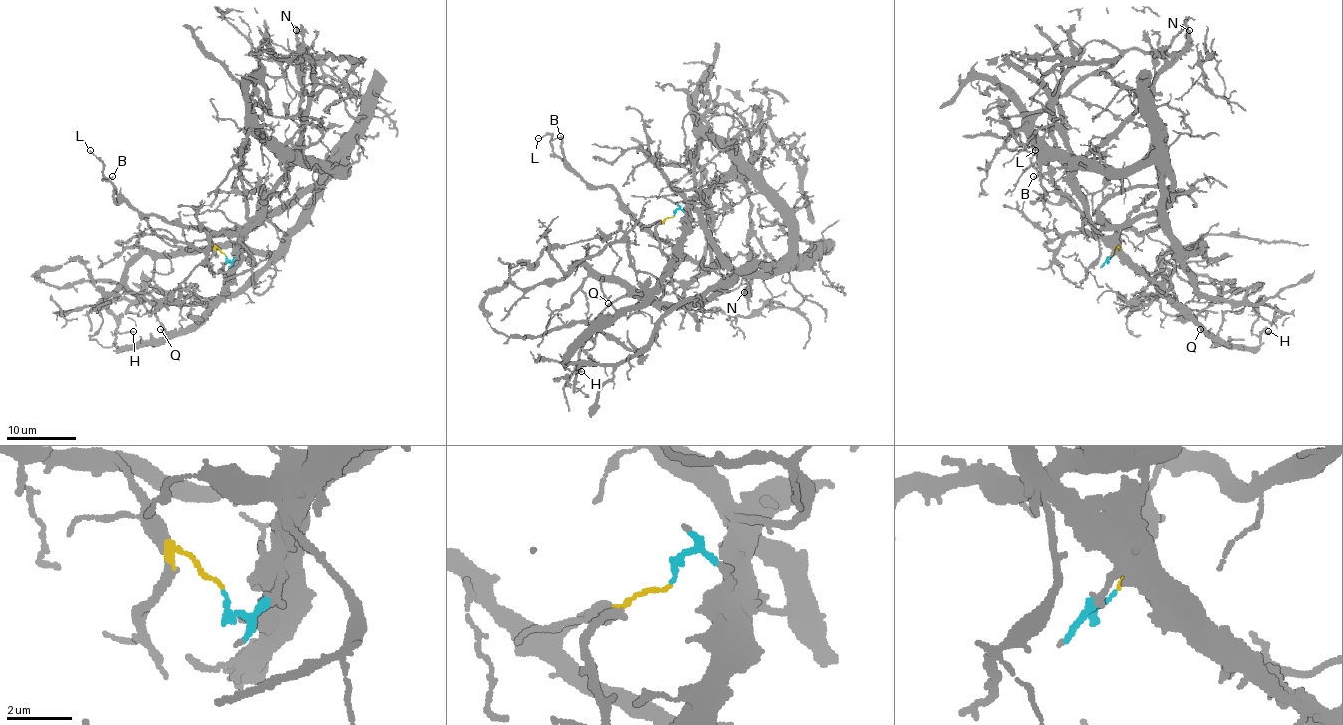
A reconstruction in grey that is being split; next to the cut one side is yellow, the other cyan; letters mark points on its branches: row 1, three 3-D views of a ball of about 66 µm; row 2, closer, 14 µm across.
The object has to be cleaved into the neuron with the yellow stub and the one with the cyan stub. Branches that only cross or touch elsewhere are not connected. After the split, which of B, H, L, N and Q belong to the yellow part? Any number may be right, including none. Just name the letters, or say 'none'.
B, L

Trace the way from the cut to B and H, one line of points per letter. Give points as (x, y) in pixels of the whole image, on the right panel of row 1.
B: (1113, 254), (1123, 228), (1092, 225), (1057, 186), (1040, 174), (1036, 178), (1033, 176)
H: (1113, 256), (1106, 261), (1113, 252), (1123, 252), (1215, 341), (1257, 346), (1259, 337), (1267, 331)

